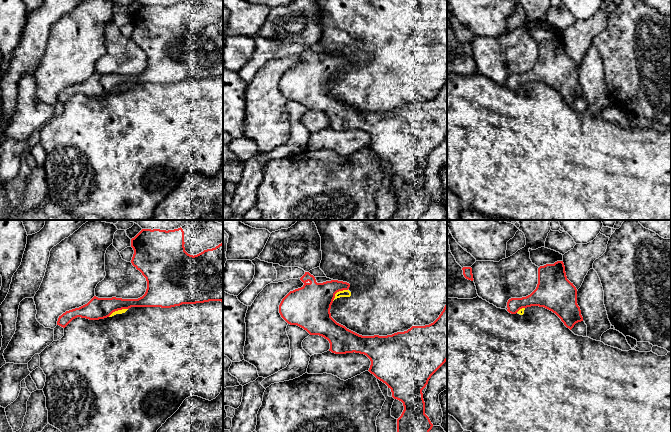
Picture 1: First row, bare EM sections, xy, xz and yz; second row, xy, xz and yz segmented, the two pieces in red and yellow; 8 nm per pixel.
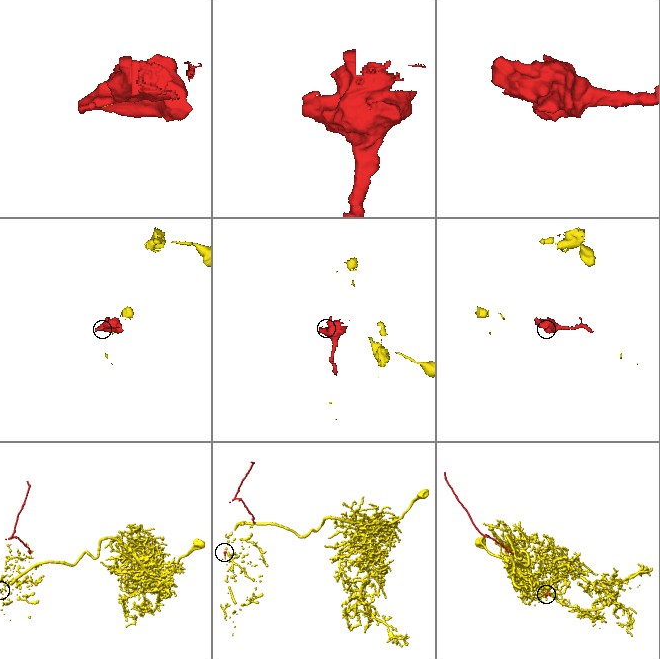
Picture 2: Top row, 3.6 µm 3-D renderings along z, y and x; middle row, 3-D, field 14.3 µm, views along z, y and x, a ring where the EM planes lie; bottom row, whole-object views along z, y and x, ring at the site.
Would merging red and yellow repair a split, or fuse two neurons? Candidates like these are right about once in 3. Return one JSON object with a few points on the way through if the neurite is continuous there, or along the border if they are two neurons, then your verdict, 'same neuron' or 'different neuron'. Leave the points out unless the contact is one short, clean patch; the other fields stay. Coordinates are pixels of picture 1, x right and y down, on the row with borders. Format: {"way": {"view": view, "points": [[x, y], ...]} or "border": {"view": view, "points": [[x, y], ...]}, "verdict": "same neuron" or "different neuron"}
{"border": {"view": "xy", "points": [[127, 308], [115, 310], [108, 316]]}, "verdict": "different neuron"}

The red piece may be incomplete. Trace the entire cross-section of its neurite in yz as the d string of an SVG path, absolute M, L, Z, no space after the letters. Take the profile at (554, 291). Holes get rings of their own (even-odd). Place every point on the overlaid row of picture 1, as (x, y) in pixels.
M563 261L540 266L536 289L526 297L509 299L507 311L516 314L520 309L531 306L552 311L570 330L576 323L583 321L577 304L577 289L567 279Z

